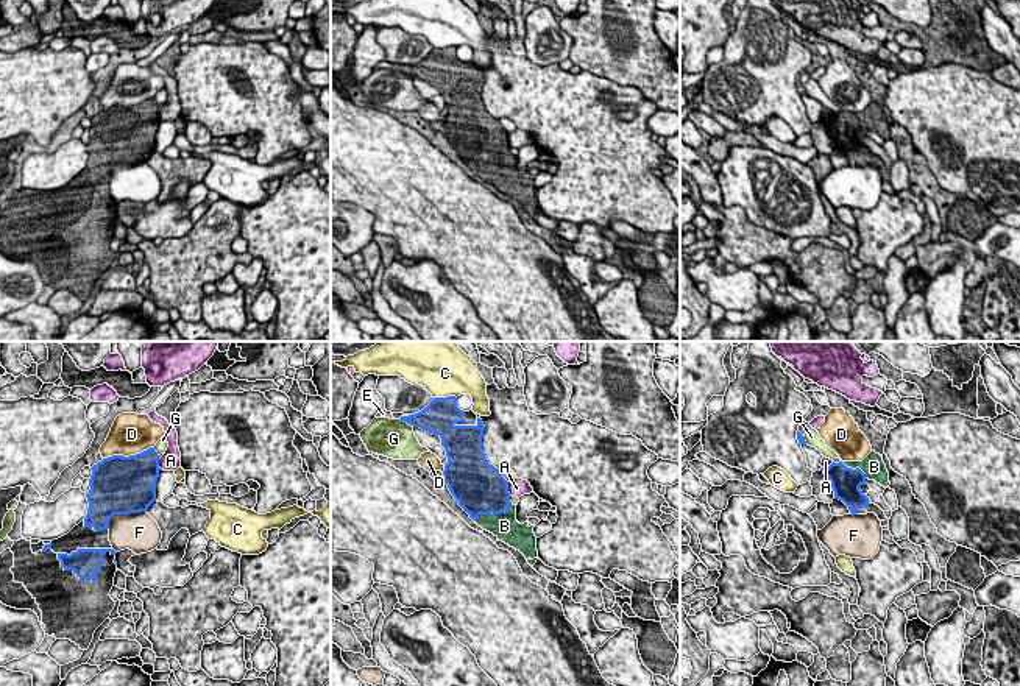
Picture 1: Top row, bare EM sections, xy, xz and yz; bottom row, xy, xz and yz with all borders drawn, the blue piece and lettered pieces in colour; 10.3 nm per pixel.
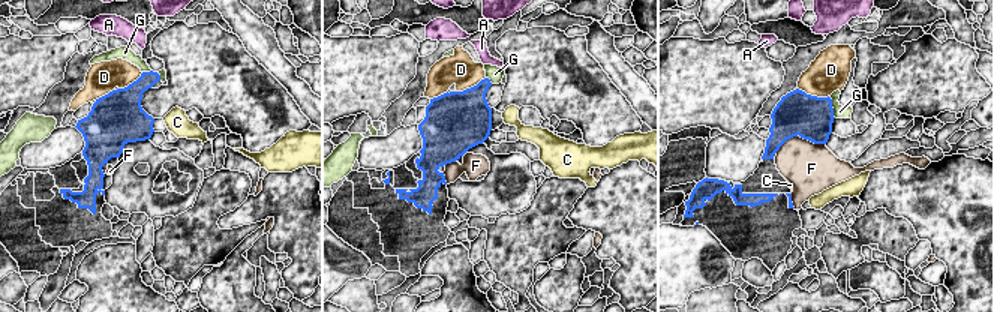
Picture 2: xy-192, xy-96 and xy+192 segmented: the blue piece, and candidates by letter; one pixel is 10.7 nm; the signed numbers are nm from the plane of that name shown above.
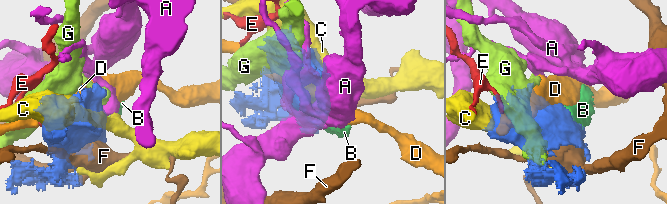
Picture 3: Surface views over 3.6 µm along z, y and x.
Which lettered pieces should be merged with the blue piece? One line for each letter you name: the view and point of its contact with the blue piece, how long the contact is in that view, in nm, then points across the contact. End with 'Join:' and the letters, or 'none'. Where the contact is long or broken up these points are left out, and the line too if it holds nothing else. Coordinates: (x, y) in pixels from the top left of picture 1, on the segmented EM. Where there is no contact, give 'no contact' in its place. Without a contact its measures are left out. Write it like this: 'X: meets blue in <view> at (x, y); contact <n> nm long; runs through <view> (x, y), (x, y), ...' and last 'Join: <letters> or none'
B: meets blue in xz at (492, 512); contact 440 nm long
Join: B

